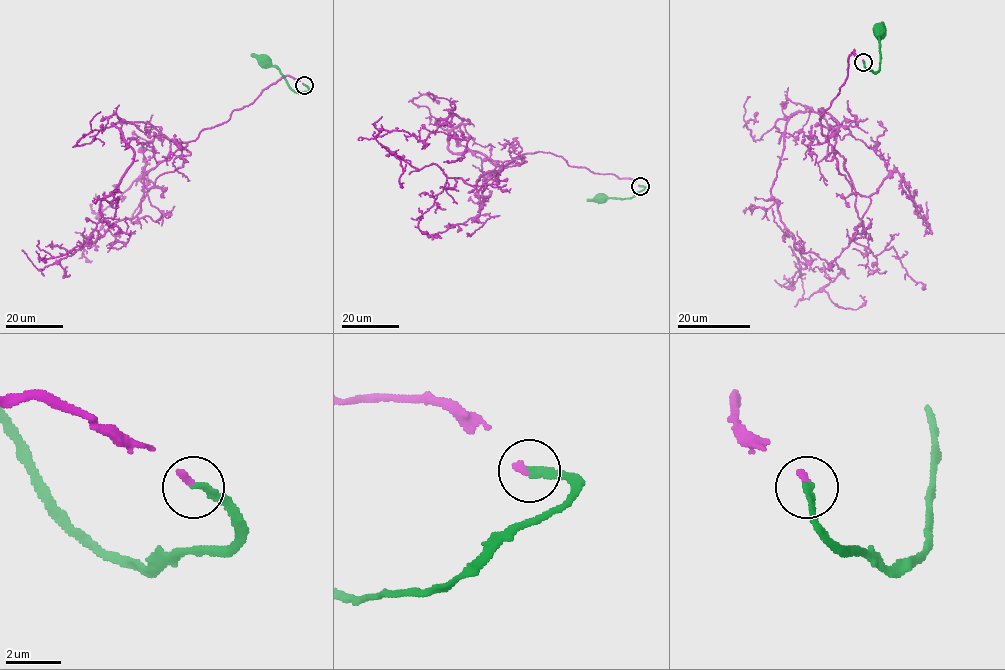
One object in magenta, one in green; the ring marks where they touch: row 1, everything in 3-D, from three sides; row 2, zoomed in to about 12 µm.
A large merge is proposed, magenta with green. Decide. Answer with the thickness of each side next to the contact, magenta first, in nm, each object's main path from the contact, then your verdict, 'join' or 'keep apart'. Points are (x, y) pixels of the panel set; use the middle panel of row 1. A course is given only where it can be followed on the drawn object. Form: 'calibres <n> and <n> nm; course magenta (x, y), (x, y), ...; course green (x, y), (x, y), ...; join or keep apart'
calibres 240 and 280 nm; course magenta (640, 186), (550, 152), (453, 153), (456, 114), (422, 141), (382, 116); course green (640, 186), (644, 189), (631, 197), (604, 197); join

